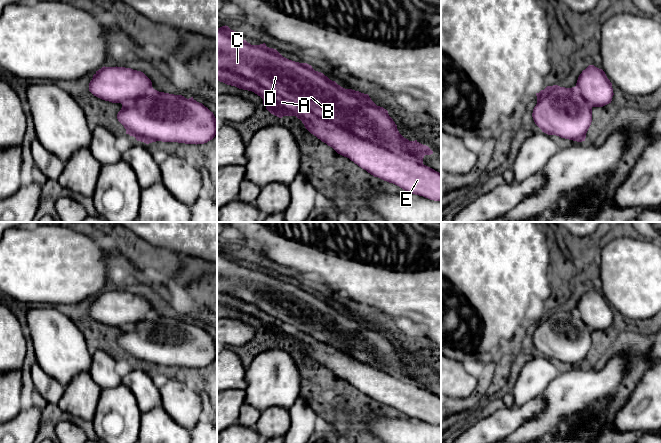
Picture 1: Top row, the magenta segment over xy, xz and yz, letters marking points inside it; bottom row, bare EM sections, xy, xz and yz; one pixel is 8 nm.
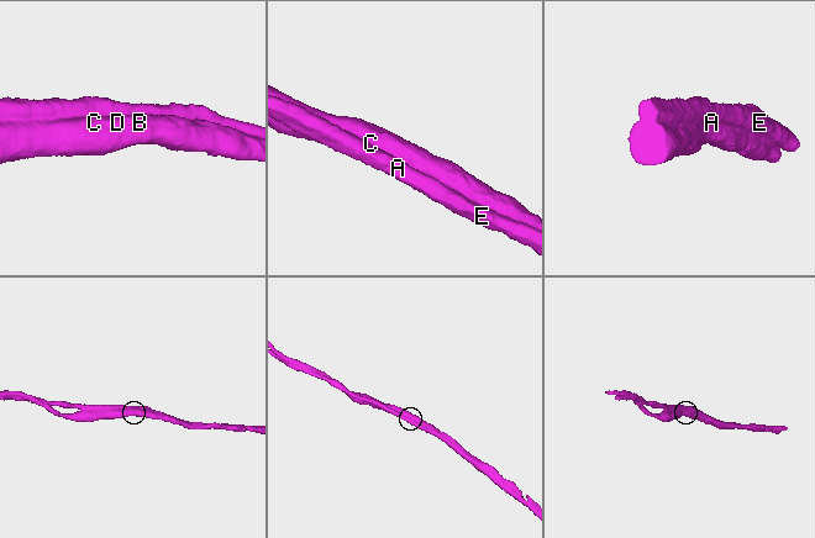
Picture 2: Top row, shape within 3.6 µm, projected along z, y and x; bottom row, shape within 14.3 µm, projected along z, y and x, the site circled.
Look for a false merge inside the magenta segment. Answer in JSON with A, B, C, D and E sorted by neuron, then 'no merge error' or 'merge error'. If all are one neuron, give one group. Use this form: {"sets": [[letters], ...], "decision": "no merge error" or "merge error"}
{"sets": [["A", "B", "C", "D", "E"]], "decision": "no merge error"}

